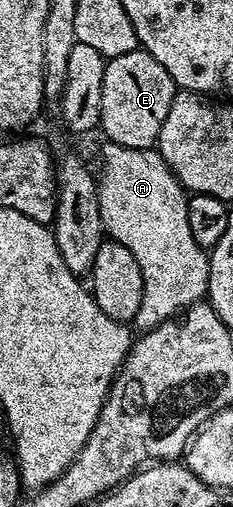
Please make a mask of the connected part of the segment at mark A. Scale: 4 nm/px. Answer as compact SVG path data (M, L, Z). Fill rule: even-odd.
M109 142L103 143L102 148L102 173L97 173L98 181L98 201L100 202L100 218L105 235L111 240L120 242L120 246L126 247L133 256L136 257L136 263L140 266L140 274L144 278L144 298L140 298L140 310L136 310L136 318L132 322L133 327L138 330L149 330L156 325L162 324L165 320L173 320L179 314L191 308L193 304L199 303L206 296L206 287L208 286L208 274L210 273L210 257L207 249L200 247L196 238L192 238L192 229L188 227L188 193L183 188L181 182L174 177L174 172L164 162L162 155L158 153L157 147L152 148L129 148Z

